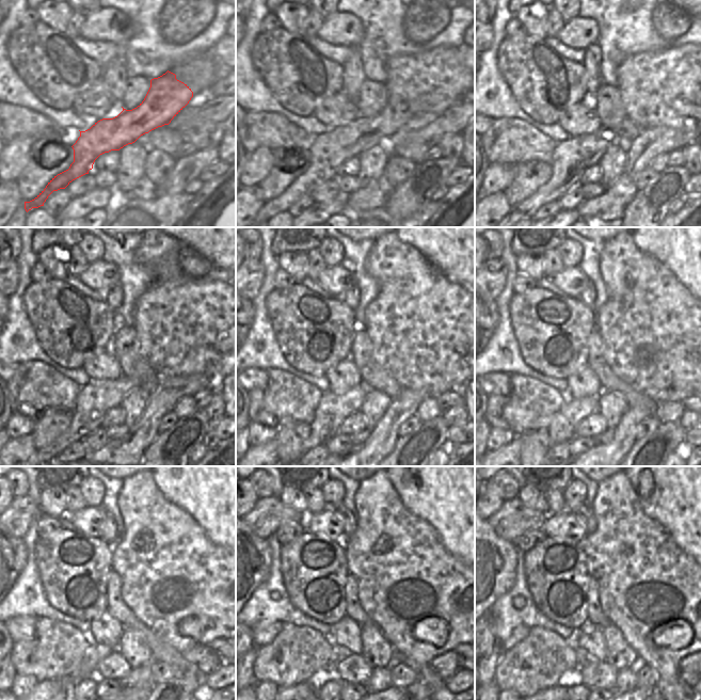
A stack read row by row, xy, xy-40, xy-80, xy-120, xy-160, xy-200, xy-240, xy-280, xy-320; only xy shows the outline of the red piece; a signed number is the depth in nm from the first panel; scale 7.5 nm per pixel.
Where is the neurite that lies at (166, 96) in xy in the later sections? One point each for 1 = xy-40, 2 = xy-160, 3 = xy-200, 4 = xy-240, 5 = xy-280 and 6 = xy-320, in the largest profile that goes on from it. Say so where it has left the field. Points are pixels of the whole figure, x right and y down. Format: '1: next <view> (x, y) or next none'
1: next xy-40 (331, 149)
2: next xy-160 (332, 410)
3: next xy-200 (562, 427)
4: next xy-240 (95, 652)
5: next xy-280 (338, 652)
6: next xy-320 (579, 653)

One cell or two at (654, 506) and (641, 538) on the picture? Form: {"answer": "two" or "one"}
{"answer": "two"}

